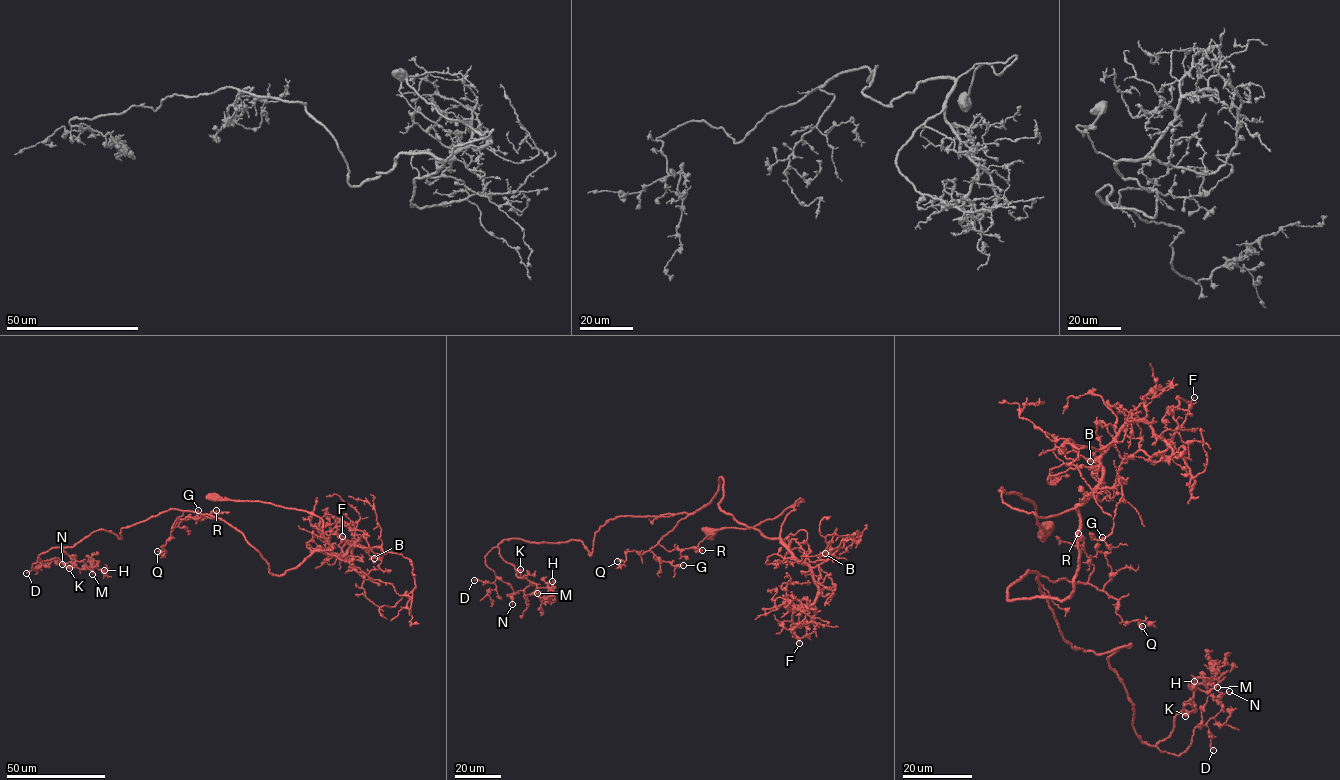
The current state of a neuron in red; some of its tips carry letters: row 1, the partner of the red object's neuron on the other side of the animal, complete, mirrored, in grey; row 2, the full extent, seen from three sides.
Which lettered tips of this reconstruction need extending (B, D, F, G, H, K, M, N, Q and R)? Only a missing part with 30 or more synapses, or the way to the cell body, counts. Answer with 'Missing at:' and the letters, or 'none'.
Missing at: none

